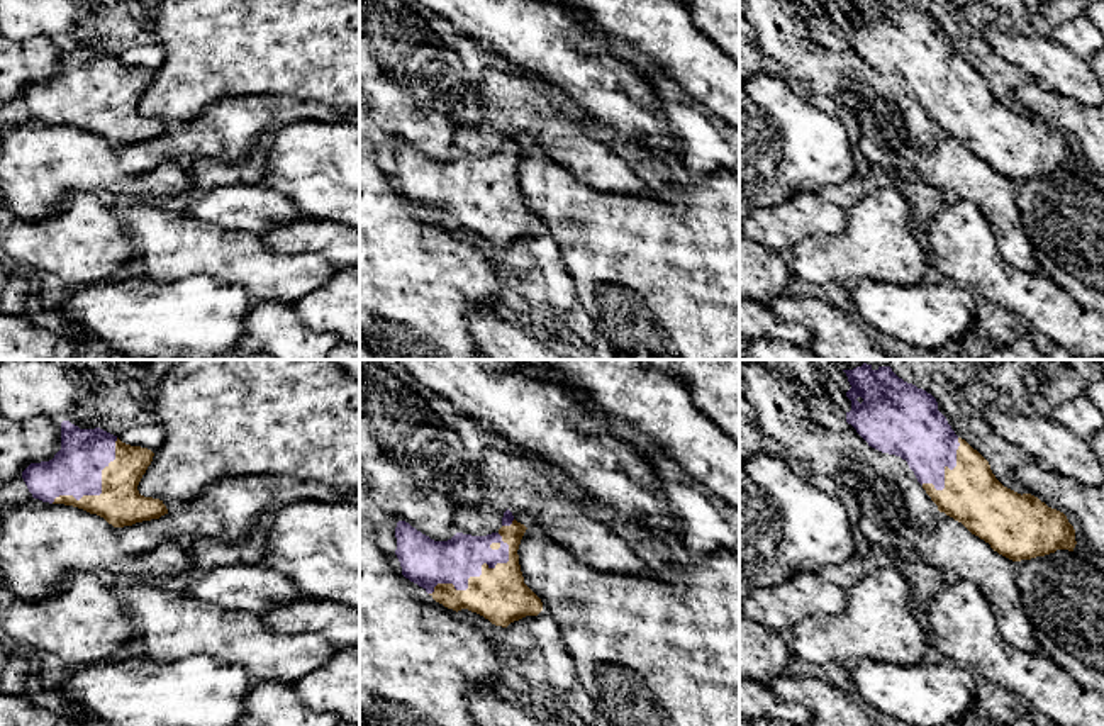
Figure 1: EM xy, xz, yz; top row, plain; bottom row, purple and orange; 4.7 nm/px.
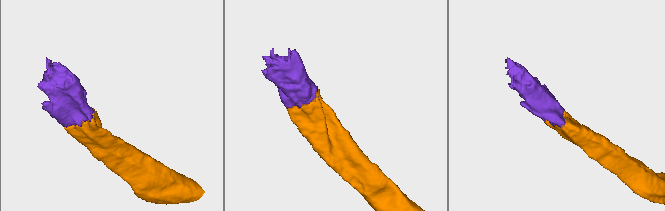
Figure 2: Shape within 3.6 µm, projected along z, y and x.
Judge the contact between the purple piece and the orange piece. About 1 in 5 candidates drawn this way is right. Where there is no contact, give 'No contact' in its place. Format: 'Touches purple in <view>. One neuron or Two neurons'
Touches purple in xz. One neuron

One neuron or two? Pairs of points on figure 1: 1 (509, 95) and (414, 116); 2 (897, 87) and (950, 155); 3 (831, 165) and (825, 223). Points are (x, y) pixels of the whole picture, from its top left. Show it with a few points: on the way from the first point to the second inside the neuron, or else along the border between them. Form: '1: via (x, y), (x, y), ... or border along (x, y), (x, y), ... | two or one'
1: border along (477, 85), (482, 104), (492, 114) | two
2: border along (938, 131), (935, 134) | two
3: border along (818, 192), (794, 192), (779, 202) | two

